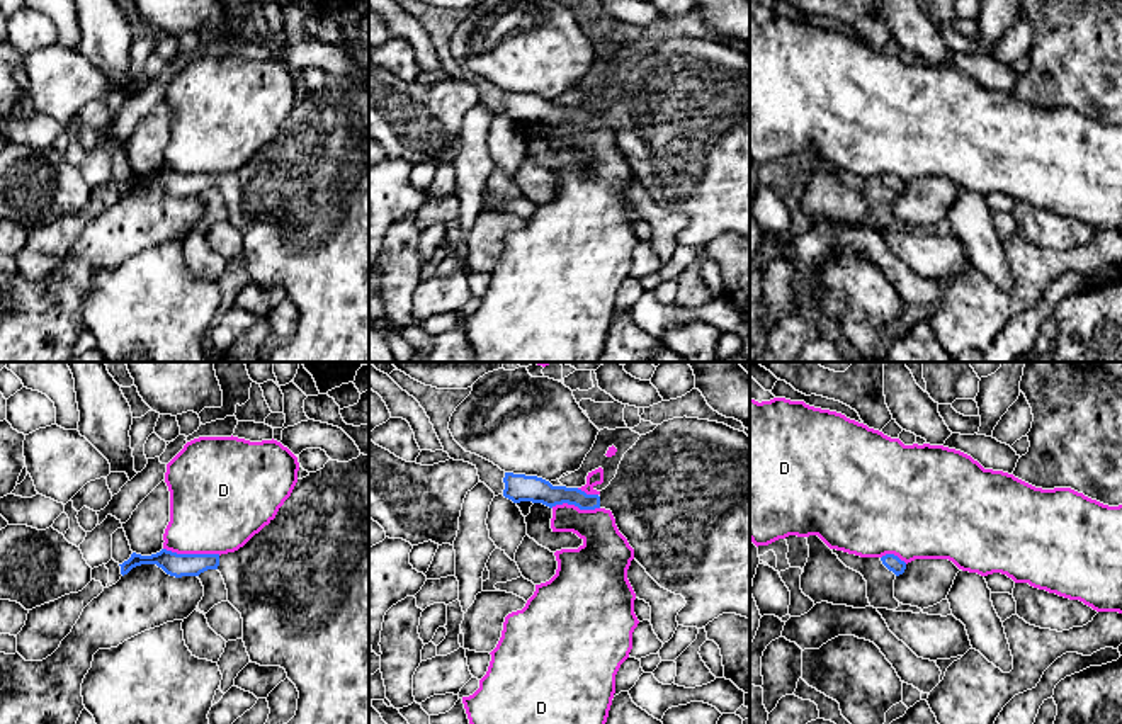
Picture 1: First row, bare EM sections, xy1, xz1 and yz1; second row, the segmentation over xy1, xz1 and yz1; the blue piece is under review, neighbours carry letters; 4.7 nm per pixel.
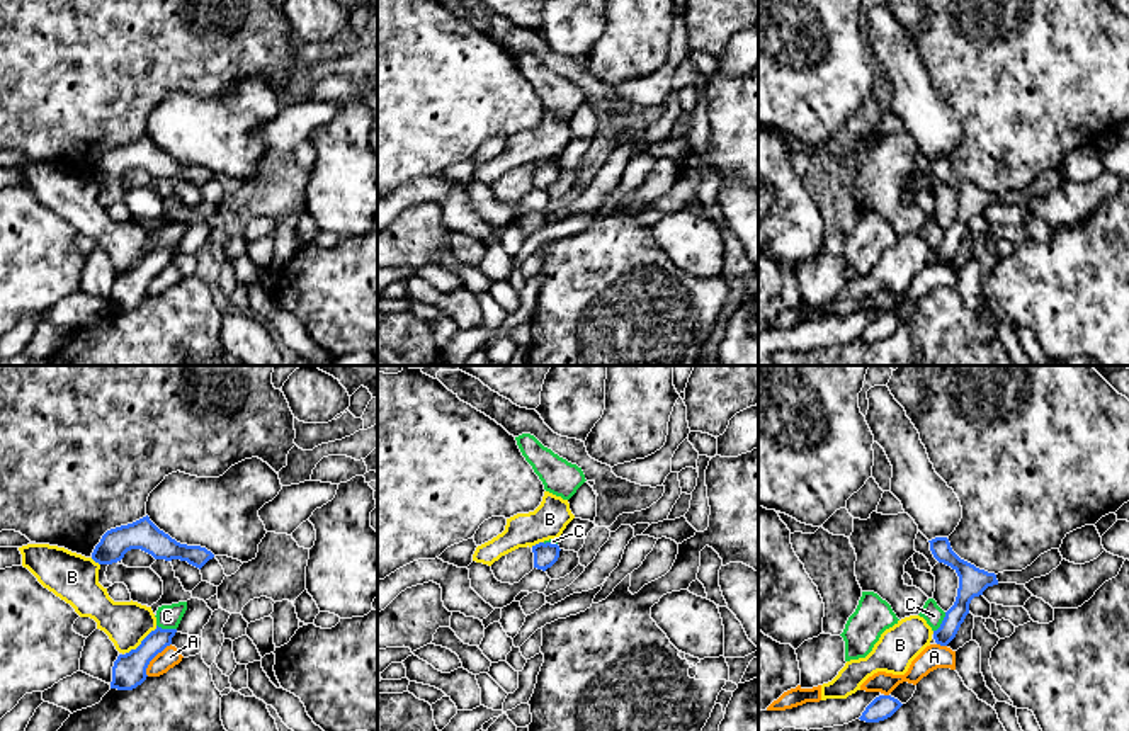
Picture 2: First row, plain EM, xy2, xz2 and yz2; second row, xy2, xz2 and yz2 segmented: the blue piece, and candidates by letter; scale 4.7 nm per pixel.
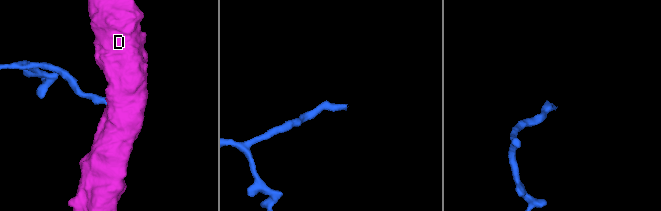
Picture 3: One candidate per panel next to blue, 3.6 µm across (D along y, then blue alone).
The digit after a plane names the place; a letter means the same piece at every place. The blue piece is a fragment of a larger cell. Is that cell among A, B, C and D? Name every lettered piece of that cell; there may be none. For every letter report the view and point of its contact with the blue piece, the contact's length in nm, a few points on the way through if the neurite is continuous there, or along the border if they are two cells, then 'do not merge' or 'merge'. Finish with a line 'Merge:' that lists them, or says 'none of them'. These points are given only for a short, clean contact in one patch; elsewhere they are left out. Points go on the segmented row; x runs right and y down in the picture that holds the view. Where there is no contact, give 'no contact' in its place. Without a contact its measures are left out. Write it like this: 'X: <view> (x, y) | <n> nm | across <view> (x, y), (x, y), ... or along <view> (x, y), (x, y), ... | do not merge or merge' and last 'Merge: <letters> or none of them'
A: xy2 (153, 657) | 200 nm | do not merge
B: xy2 (141, 641) | 200 nm | do not merge
C: yz2 (942, 623) | 110 nm | along yz2 (946, 612), (934, 631) | do not merge
D: xy1 (192, 554) | 280 nm | along xy1 (164, 548), (174, 553), (220, 554) | do not merge
Merge: none of them

